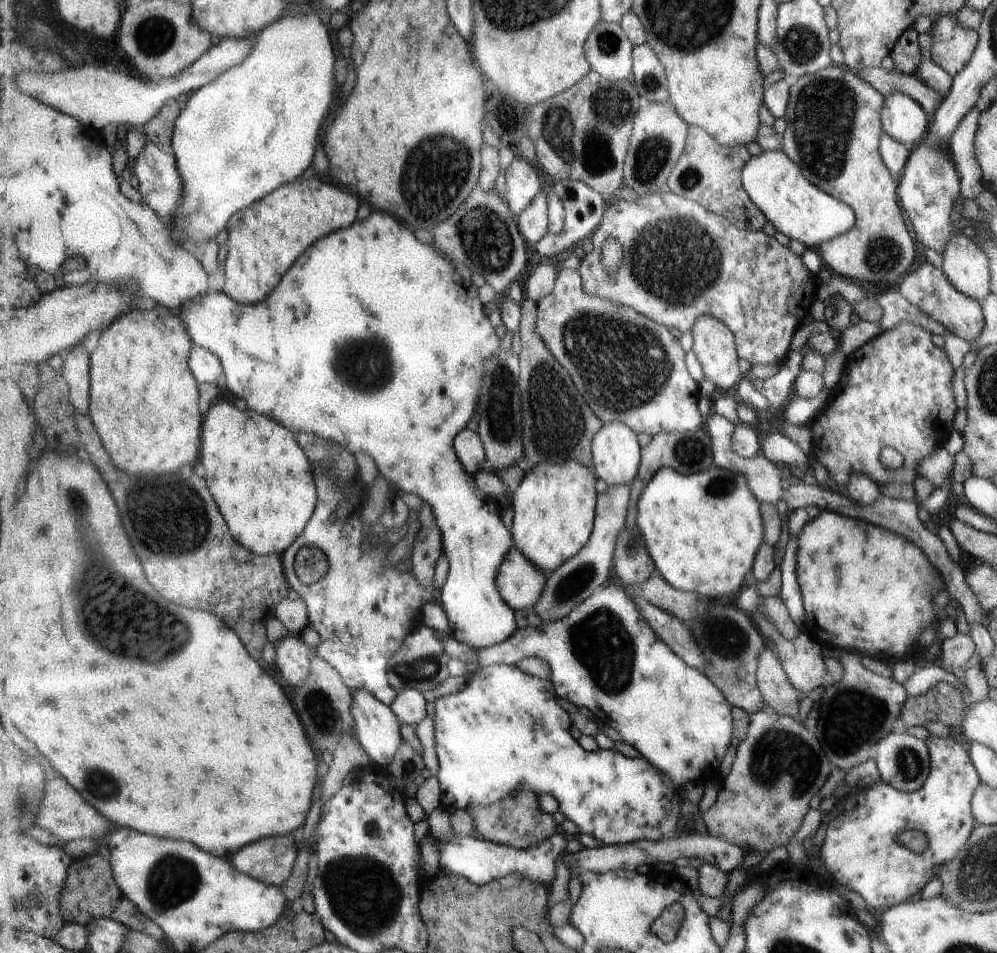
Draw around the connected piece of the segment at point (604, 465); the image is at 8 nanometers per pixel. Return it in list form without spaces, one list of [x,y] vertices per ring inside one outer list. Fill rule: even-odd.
[[[624,422],[605,423],[594,437],[596,476],[608,486],[632,483],[640,472],[642,447],[637,433]]]

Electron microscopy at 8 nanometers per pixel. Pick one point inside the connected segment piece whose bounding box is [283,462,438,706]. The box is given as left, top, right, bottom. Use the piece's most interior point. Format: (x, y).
(363, 609)

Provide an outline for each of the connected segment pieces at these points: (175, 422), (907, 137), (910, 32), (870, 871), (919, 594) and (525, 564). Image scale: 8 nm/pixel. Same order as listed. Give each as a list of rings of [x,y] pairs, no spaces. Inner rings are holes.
[[[160,305],[151,310],[128,311],[101,332],[90,358],[89,417],[121,470],[129,470],[129,474],[171,474],[199,458],[203,414],[199,418],[199,384],[188,361],[193,345],[182,318]]]
[[[896,92],[884,96],[880,126],[895,142],[913,148],[922,140],[929,119],[924,110],[905,94]]]
[[[909,27],[901,33],[888,54],[894,64],[892,70],[900,73],[915,72],[921,59],[916,36],[917,32],[913,27]]]
[[[930,734],[923,742],[928,750],[930,769],[916,791],[904,793],[881,781],[871,787],[851,789],[828,812],[825,836],[817,852],[822,865],[831,876],[828,881],[843,884],[843,888],[847,886],[849,890],[859,894],[874,914],[905,900],[915,899],[923,884],[933,878],[931,868],[939,866],[941,862],[949,862],[949,858],[953,858],[961,850],[961,846],[965,846],[974,827],[970,800],[980,782],[966,751],[950,737],[944,739]],[[901,830],[921,830],[927,837],[928,848],[922,854],[913,854],[895,841],[895,834]]]
[[[820,510],[819,514],[809,520],[801,529],[797,536],[797,550],[795,555],[795,576],[799,590],[801,590],[801,600],[803,600],[803,610],[805,610],[805,630],[809,635],[823,646],[837,646],[843,650],[855,650],[855,653],[862,656],[870,656],[887,665],[892,666],[895,662],[903,662],[913,658],[918,645],[917,636],[927,626],[935,620],[935,606],[931,605],[931,598],[939,590],[944,589],[938,570],[928,561],[928,558],[912,543],[905,540],[901,535],[893,534],[881,527],[869,524],[861,519],[837,514],[833,511]]]
[[[514,546],[500,566],[497,586],[510,607],[515,610],[535,610],[543,596],[546,580],[547,574]]]

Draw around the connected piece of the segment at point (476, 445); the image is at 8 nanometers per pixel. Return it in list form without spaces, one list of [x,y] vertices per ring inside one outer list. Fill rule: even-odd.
[[[464,428],[455,437],[454,447],[467,472],[475,475],[483,468],[488,468],[484,442],[477,431]]]

